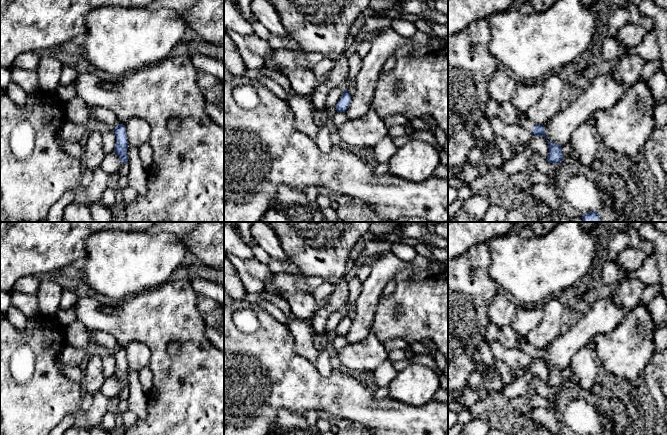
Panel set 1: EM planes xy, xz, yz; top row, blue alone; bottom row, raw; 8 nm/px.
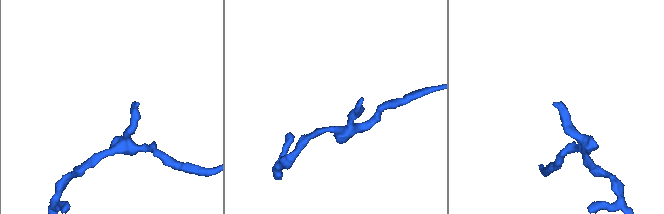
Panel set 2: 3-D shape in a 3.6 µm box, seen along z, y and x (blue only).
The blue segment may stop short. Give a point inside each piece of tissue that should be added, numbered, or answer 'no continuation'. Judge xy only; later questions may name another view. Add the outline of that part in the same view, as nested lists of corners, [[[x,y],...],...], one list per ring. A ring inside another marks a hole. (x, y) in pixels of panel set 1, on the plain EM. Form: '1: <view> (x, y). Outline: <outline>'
no continuation

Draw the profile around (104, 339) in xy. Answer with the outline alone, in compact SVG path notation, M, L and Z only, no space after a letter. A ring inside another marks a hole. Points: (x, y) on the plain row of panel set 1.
M87 328L87 331L92 341L104 348L107 348L111 354L114 354L119 349L117 341L112 334L89 328Z

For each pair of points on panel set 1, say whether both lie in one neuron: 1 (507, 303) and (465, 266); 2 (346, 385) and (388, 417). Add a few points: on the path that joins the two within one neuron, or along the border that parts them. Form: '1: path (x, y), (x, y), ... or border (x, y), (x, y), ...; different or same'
1: border (500, 289), (493, 298), (488, 315); different
2: path (353, 397), (364, 409), (376, 415); same

